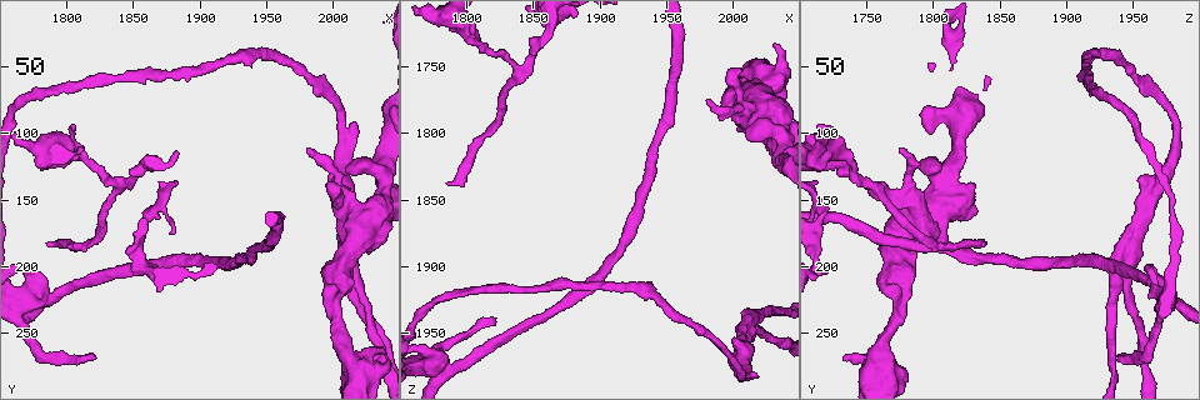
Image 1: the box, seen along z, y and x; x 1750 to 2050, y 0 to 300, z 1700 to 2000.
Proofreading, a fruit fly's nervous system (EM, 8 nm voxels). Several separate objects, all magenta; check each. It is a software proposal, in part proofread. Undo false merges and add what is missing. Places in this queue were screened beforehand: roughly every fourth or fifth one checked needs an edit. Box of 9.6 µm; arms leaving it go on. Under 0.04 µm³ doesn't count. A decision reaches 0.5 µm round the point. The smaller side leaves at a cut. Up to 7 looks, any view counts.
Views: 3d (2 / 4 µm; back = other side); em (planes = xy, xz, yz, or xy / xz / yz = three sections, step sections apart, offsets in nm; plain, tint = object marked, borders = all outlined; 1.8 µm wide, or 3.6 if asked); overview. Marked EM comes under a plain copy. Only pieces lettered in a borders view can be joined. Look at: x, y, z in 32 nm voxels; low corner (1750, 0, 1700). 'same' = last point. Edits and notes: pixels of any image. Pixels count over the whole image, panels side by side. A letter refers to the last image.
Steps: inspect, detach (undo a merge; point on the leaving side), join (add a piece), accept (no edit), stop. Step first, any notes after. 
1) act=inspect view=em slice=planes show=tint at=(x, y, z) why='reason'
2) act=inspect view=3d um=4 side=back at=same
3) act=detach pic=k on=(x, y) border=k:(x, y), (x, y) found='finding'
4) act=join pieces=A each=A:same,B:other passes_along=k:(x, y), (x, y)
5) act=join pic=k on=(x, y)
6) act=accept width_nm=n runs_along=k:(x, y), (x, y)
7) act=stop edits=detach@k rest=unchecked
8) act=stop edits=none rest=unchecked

act=inspect view=3d um=4 side=back at=(1978, 114, 1772) why='branch stops here'

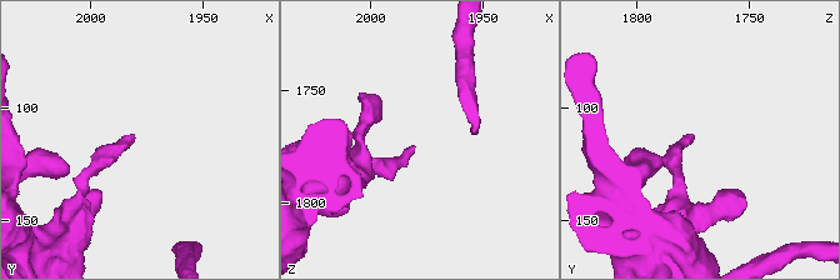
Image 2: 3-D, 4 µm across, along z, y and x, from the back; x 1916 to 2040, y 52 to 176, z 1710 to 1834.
act=inspect view=em slice=yz step=16 show=tint at=(1981, 112, 1775)

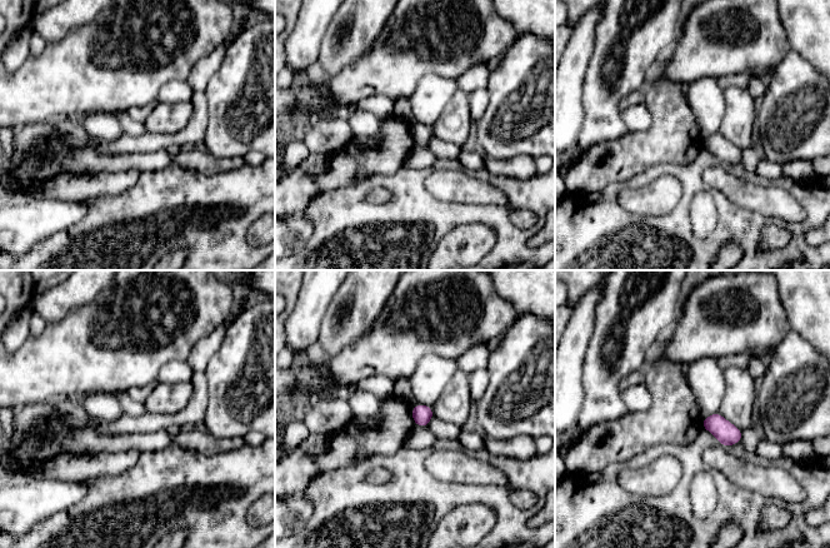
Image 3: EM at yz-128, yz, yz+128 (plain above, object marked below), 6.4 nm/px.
act=inspect view=em slice=planes show=borders at=same why='cut it another way'

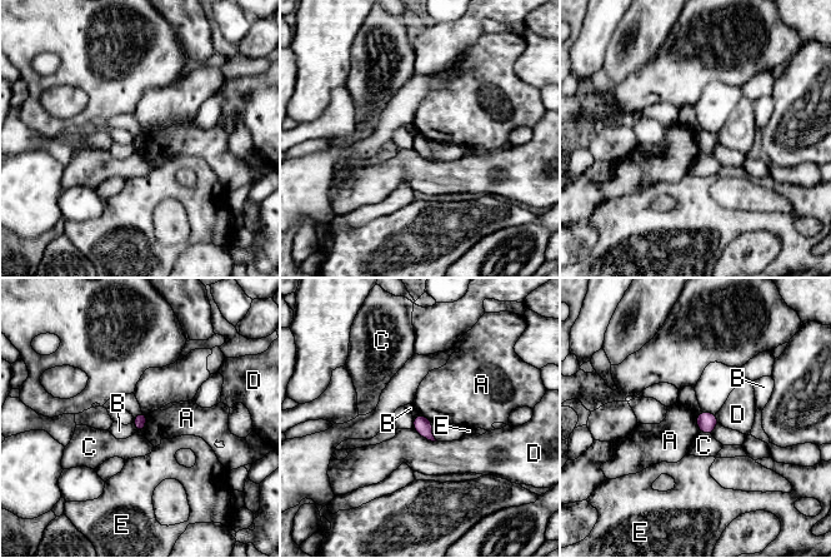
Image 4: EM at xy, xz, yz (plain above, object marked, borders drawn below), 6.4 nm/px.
act=accept longest_contact=D:180nm each=A:other,B:other,C:other,D:other,E:other border=4:(148, 414), (145, 428), (141, 432) found='no lettered piece goes on from it'

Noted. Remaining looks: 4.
act=inspect view=em slice=xz step=8 show=tint at=(2012, 198, 1946) why='branch point'

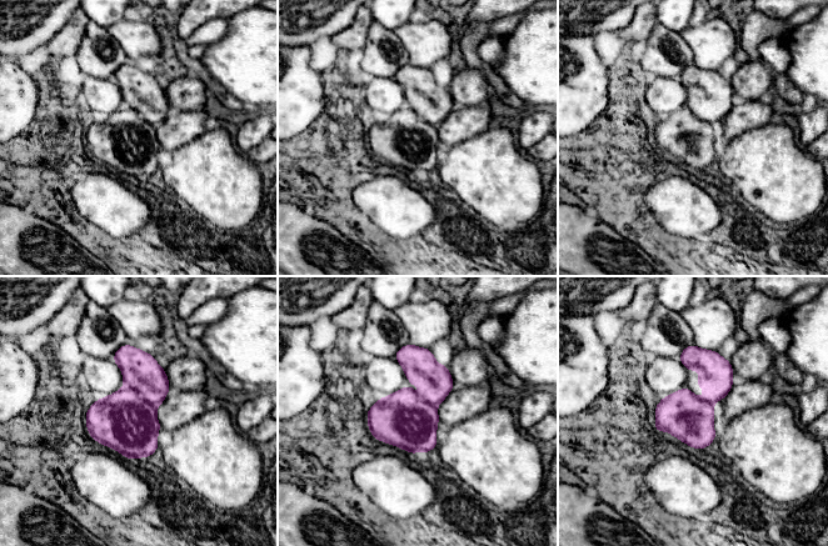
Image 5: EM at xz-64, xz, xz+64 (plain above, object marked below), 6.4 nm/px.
act=inspect view=em slice=planes show=borders at=same

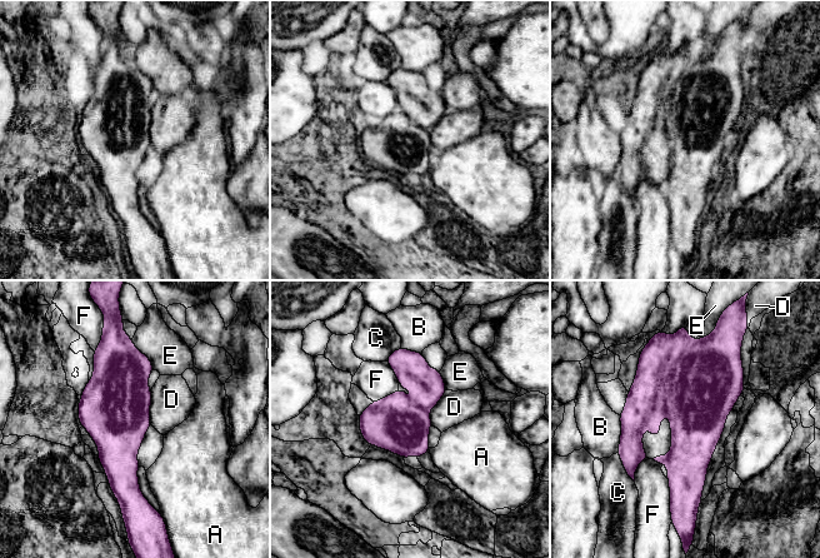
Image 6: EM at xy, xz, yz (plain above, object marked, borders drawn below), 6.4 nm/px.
act=accept longest_contact=D:260nm each=A:other,B:other,C:other,D:other,E:other,F:other found='continuous, no second neuron'

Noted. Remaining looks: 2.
act=inspect view=em slice=planes show=borders at=(1774, 224, 1976) why='sharp bend'

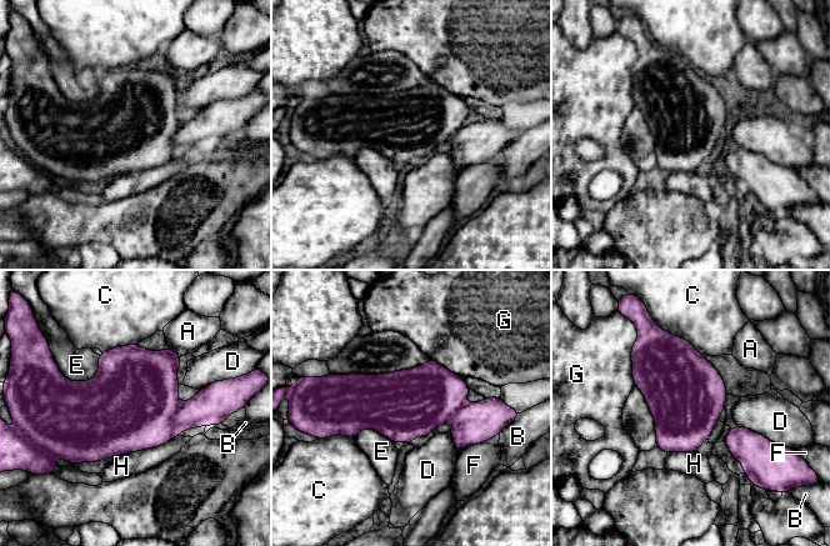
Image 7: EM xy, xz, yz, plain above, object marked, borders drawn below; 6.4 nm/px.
act=detach pic=7 on=(136, 409) each=A:other,B:other,C:other,D:other,E:other,F:other,G:other,H:other border=7:(181, 404), (174, 417), (176, 434) found='two neurons meet here'

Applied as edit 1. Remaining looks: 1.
act=stop edits=detach@7 rest=unchecked

